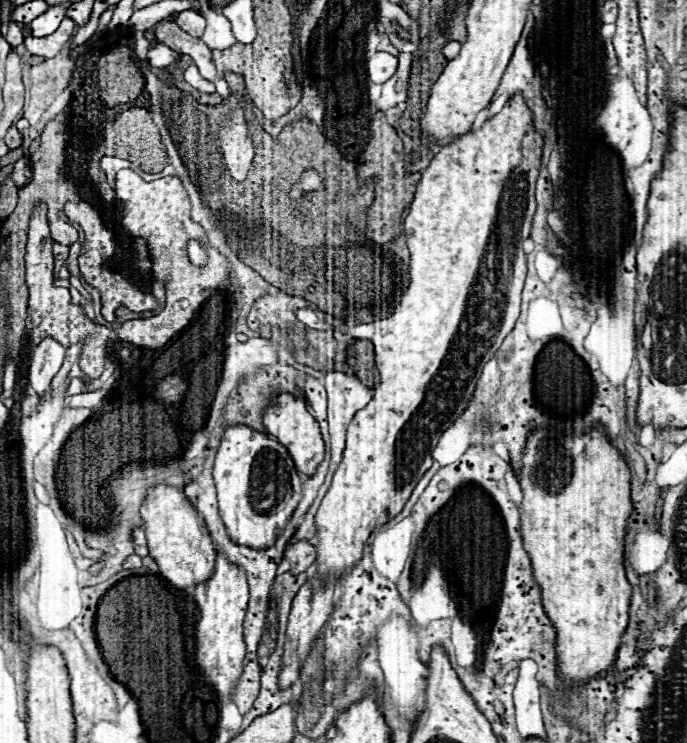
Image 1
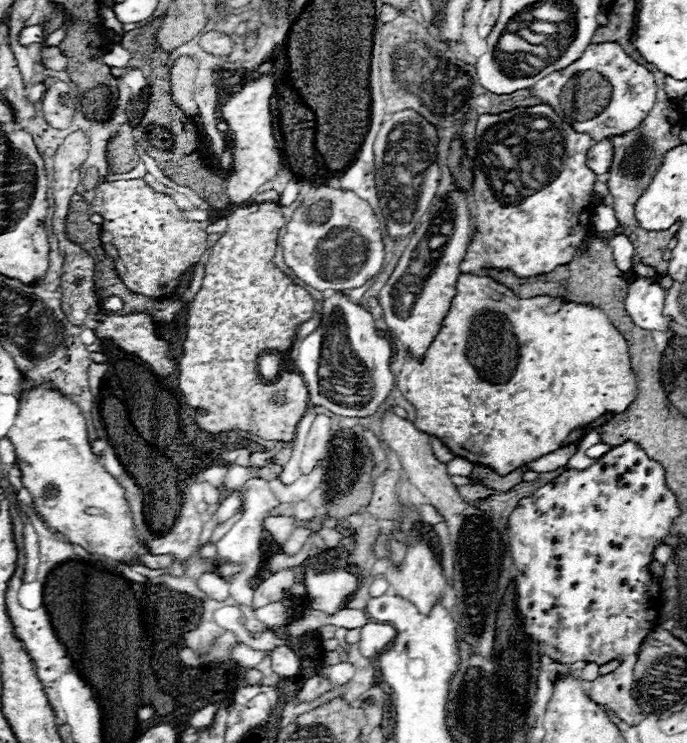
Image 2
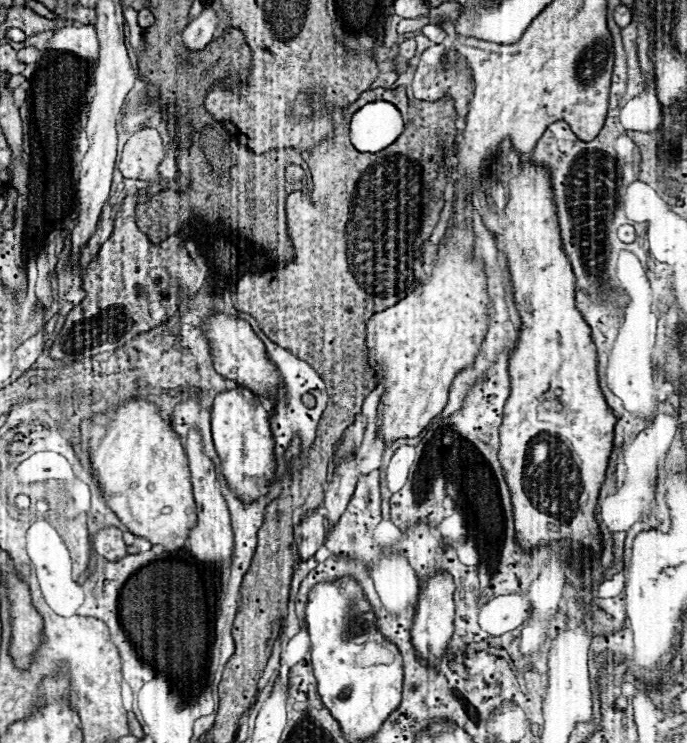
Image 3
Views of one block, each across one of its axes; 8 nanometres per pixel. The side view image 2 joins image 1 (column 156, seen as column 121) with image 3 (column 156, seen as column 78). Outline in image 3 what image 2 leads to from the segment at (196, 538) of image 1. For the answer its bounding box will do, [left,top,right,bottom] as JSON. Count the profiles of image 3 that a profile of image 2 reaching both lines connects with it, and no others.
[88,400,196,554]

